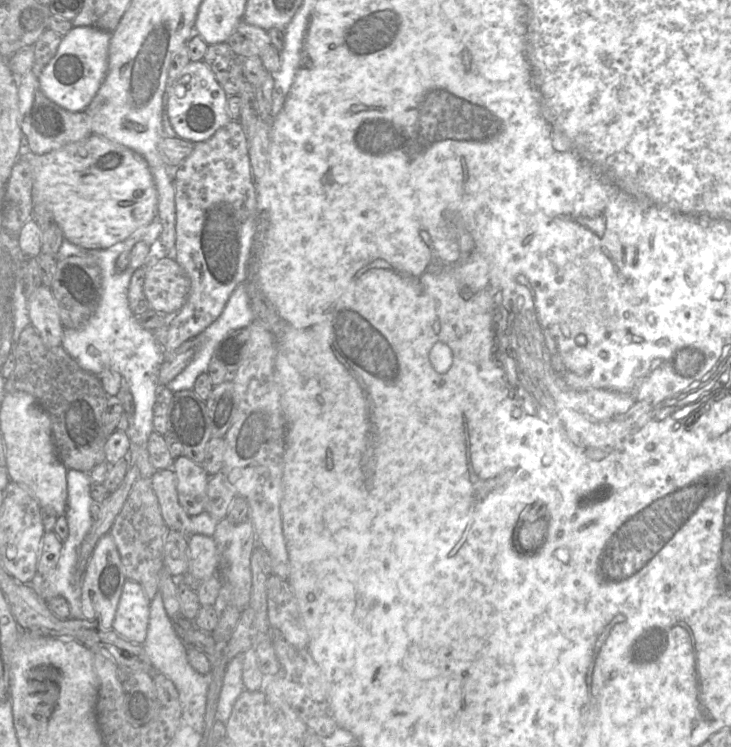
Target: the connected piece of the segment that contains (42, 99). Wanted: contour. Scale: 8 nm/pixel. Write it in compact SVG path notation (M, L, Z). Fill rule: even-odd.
M30 70L20 78L19 124L32 153L41 155L92 135L91 120L85 111L71 112L47 98L40 88L38 71Z

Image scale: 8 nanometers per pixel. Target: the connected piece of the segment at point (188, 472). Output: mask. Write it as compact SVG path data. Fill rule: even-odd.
M181 456L174 461L173 471L178 479L179 503L184 511L190 517L203 513L210 476L201 466L185 456Z

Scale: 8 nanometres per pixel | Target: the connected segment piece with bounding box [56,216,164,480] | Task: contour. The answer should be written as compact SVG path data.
M157 216L149 224L147 224L145 226L142 226L142 227L138 228L137 230L135 230L126 240L115 244L115 245L111 246L108 249L91 249L91 250L88 250L88 249L84 249L84 248L82 248L80 246L77 246L75 244L72 244L68 240L64 239L61 246L60 246L60 248L59 248L59 250L58 250L58 253L56 255L57 259L64 259L64 258L67 258L69 256L81 256L81 255L89 254L89 255L92 255L95 258L97 264L99 265L99 267L101 269L101 274L102 274L102 297L101 297L100 304L99 304L96 312L91 316L91 318L88 320L88 322L82 328L79 328L79 329L68 329L68 328L64 329L63 338L62 338L62 347L78 363L78 365L83 370L88 371L88 372L93 373L93 374L98 376L104 369L109 368L109 369L112 369L112 370L115 370L116 372L118 372L122 376L122 378L125 379L127 381L127 383L129 384L130 390L131 390L131 393L132 393L132 396L133 396L135 411L134 411L134 416L128 416L129 429L128 429L128 432L126 434L127 434L128 438L130 439L130 452L129 452L128 456L126 457L127 458L126 461L128 463L128 469L129 469L129 463L130 462L135 462L137 464L137 466L138 466L139 471L140 471L140 478L145 478L145 479L148 479L148 480L150 480L150 478L156 472L156 470L153 468L153 466L151 465L151 463L149 461L149 453L148 453L148 448L147 448L147 442L148 442L148 438L149 438L150 434L154 431L154 426L153 426L154 404L155 404L155 401L156 401L158 390L160 388L160 385L158 384L158 370L159 370L159 367L160 367L160 365L161 365L161 363L163 361L164 349L163 349L162 344L159 343L156 340L156 338L155 338L152 331L144 329L143 327L140 326L140 324L137 321L137 317L131 312L131 310L129 308L128 287L129 287L129 283L130 283L131 277L132 277L134 272L130 268L127 268L125 271L123 271L121 273L117 273L116 270L115 270L115 267L116 267L117 258L123 252L131 251L132 248L134 247L134 245L137 242L140 242L140 241L143 241L143 242L147 243L151 247L151 251L148 254L148 257L151 257L153 255L153 253L162 252L161 249L159 249L157 247L161 231L162 231L162 224L160 222L160 219Z

